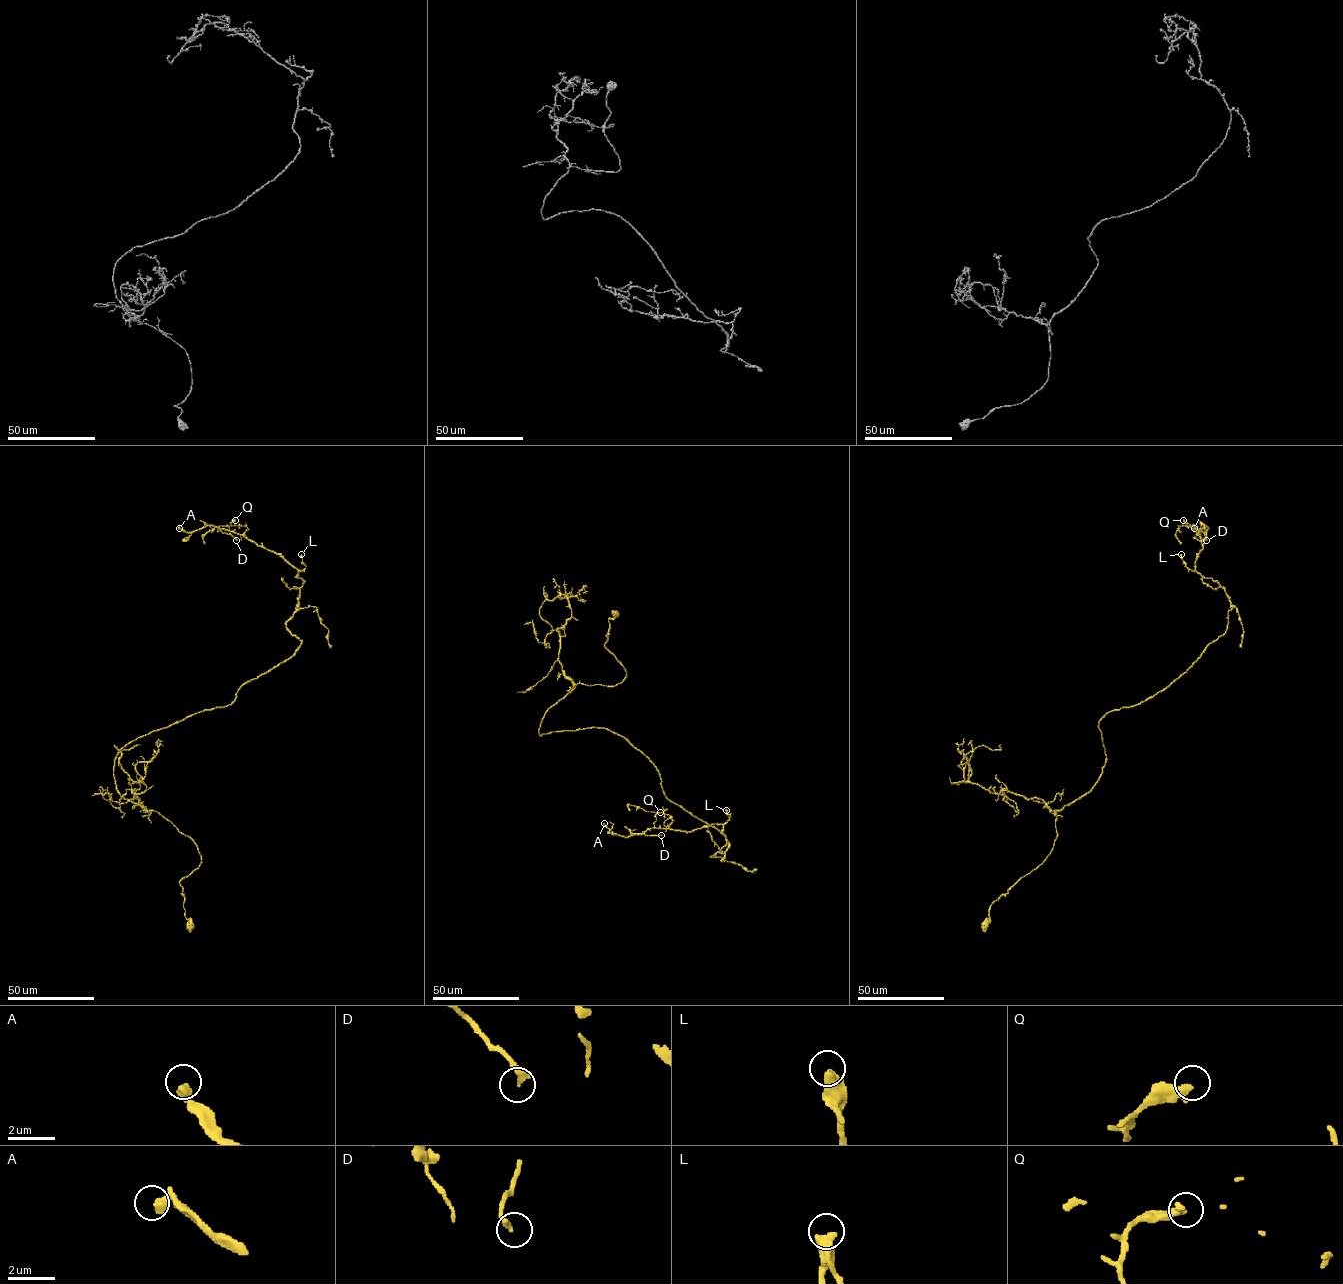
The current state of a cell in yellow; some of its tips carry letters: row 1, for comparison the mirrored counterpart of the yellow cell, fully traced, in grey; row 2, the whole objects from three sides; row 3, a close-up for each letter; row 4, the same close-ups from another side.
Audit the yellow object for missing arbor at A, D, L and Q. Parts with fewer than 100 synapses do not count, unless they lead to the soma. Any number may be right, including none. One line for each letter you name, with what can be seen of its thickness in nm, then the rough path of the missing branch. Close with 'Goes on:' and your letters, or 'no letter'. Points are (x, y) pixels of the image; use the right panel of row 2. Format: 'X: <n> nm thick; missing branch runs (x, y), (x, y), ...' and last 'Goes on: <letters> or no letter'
A: 400 nm thick
Goes on: A

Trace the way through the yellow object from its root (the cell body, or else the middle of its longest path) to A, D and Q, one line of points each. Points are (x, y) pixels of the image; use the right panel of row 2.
A: (984, 924), (1099, 778), (1100, 720), (1225, 632), (1194, 528)
D: (984, 924), (1099, 778), (1100, 720), (1225, 632), (1229, 598), (1195, 568), (1206, 540)
Q: (984, 924), (1099, 778), (1100, 720), (1226, 629), (1183, 520)

